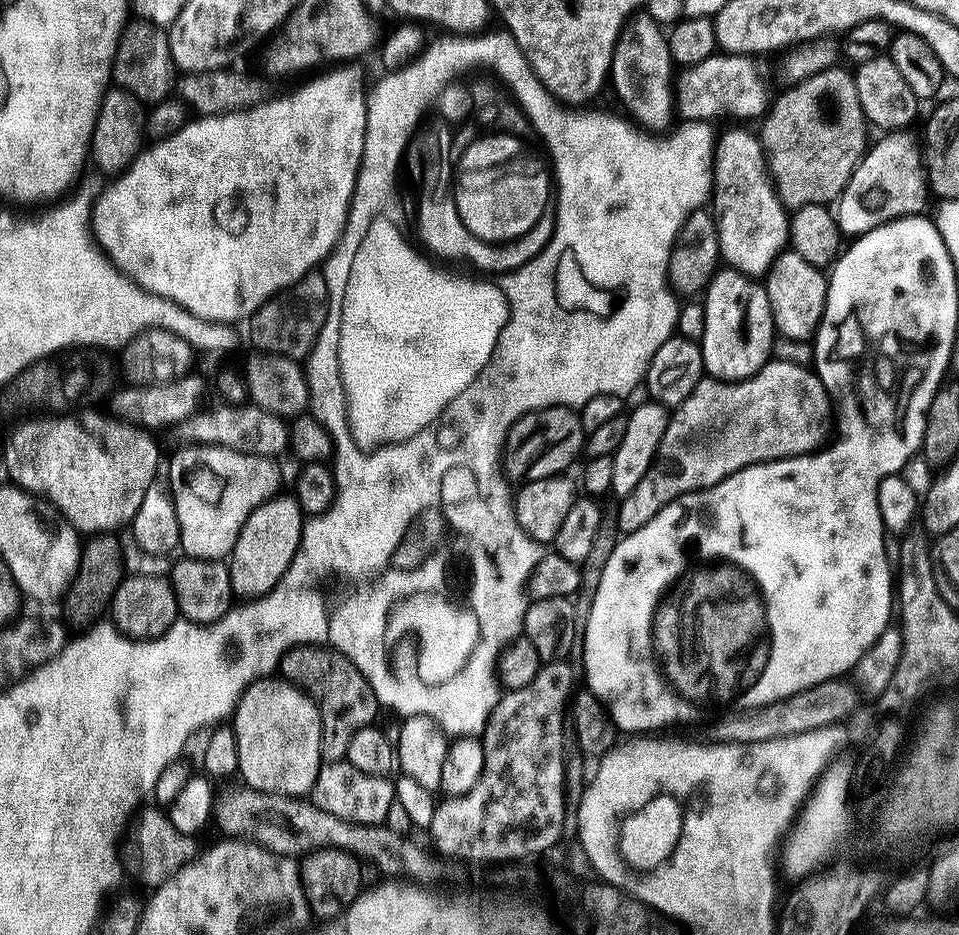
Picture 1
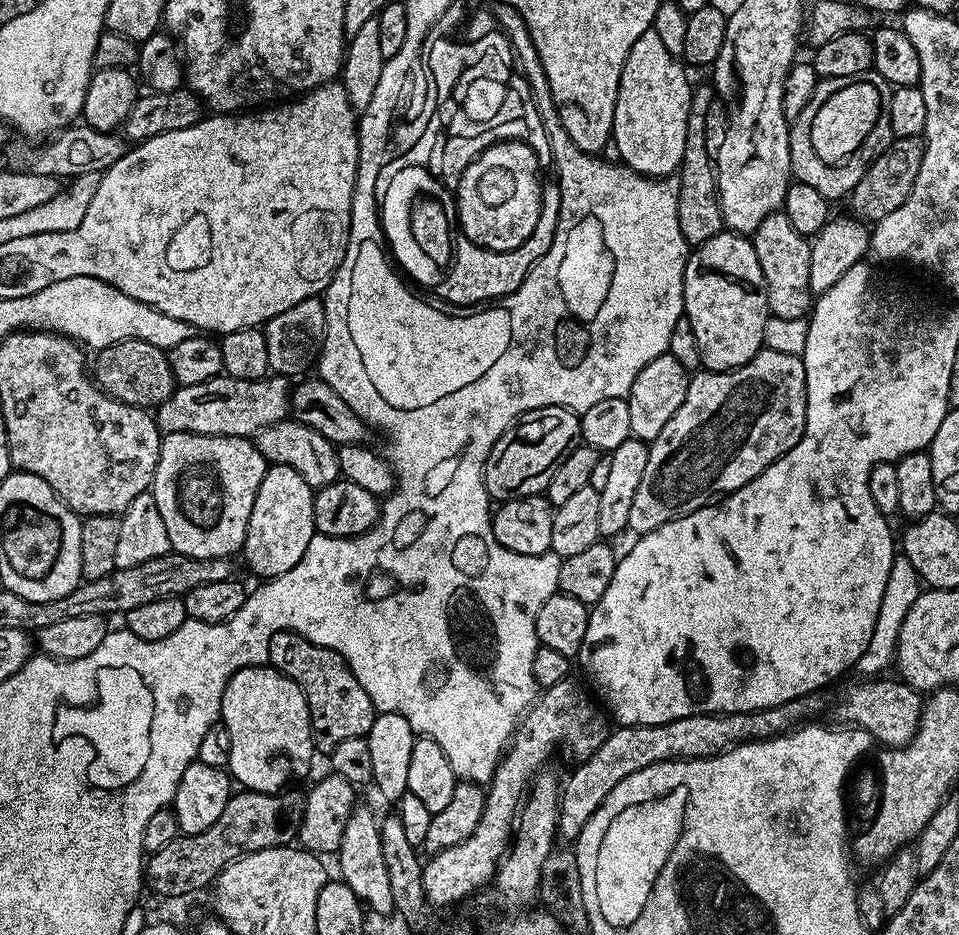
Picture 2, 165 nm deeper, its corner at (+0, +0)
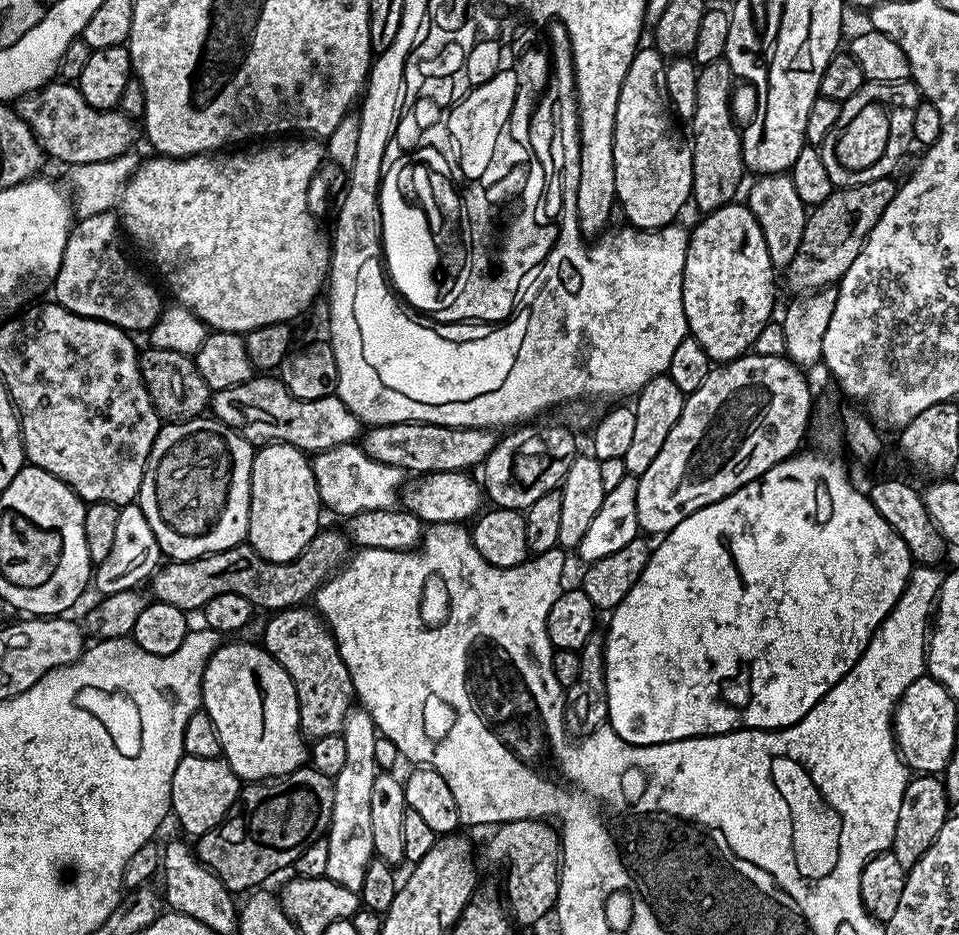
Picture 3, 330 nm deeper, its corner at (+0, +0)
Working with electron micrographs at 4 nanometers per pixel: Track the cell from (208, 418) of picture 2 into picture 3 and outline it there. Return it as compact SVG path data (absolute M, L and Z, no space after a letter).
M260 374L238 386L212 392L210 412L253 446L292 444L305 454L353 443L362 432L360 419L341 402L339 396L333 394L313 400L294 398L294 394L290 394L283 382L272 374Z

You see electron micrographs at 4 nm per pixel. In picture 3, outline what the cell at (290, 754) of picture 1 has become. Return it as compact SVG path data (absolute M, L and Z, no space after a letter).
M221 643L204 667L204 680L200 683L203 711L214 722L218 730L220 750L241 781L273 780L276 776L285 776L302 767L306 760L306 740L300 730L300 711L298 694L290 674L263 646L256 644Z

